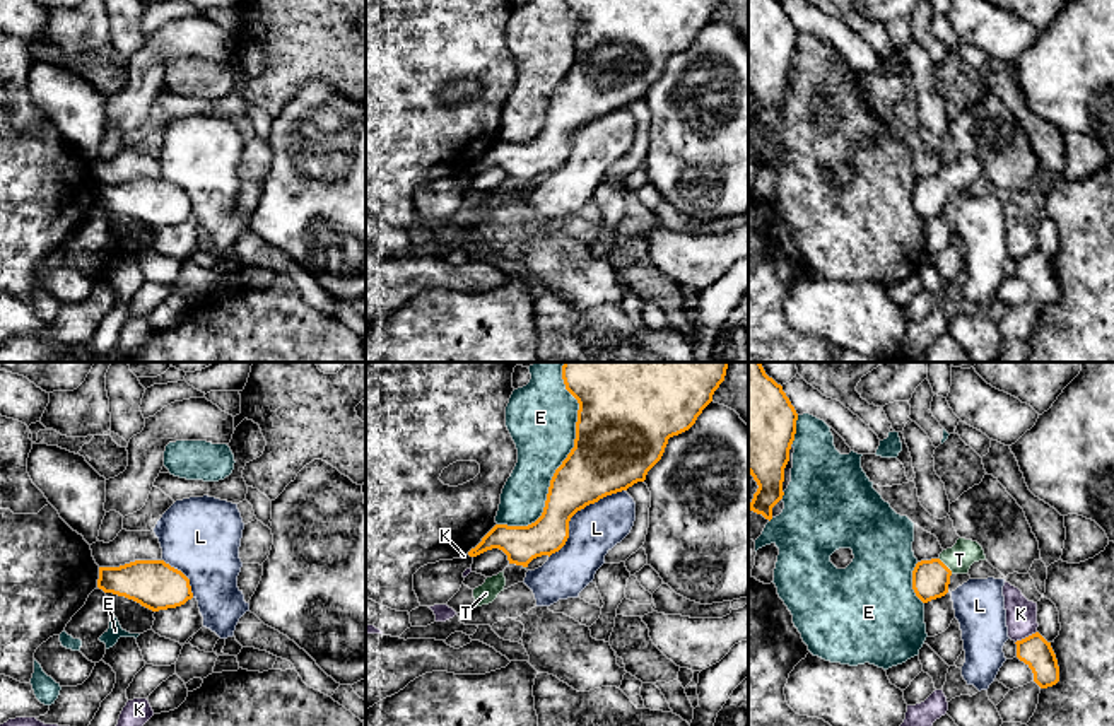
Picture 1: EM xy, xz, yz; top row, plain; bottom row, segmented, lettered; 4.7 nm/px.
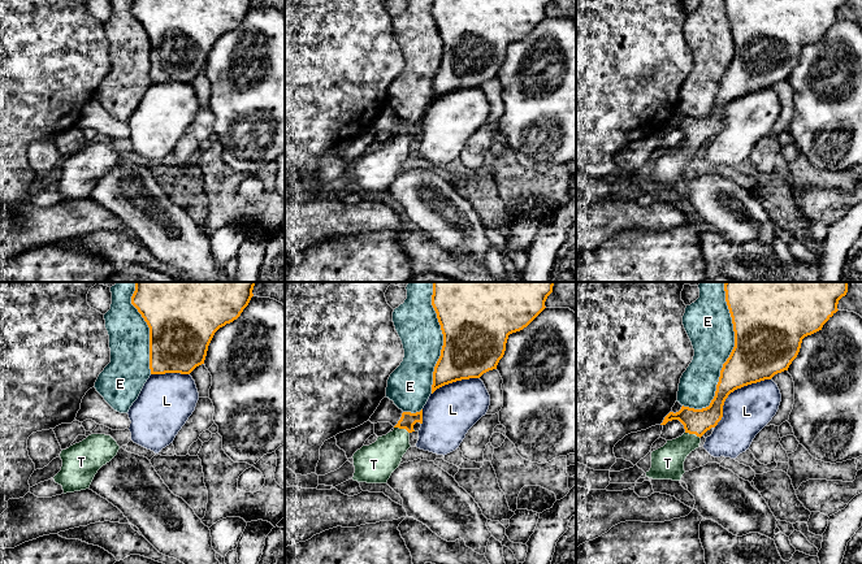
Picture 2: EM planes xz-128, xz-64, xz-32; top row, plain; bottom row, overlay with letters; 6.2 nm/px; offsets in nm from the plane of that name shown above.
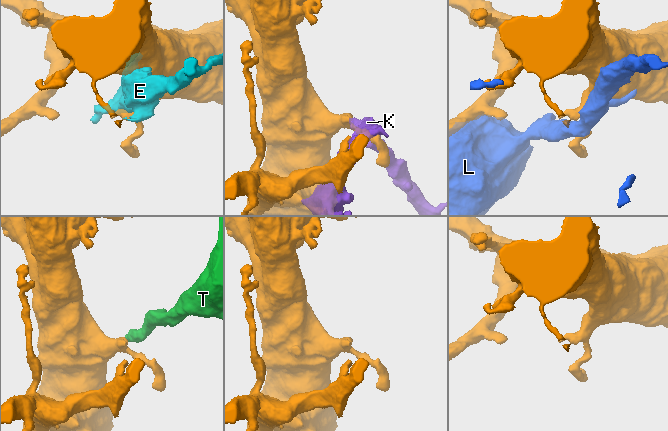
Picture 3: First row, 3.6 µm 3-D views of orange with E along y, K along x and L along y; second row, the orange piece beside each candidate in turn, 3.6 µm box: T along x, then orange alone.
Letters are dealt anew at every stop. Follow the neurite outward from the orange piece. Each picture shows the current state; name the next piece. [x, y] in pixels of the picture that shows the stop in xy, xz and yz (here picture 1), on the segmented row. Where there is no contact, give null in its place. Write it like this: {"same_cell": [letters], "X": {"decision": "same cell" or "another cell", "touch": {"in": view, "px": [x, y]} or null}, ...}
{"same_cell": ["T"], "E": {"decision": "another cell", "touch": {"in": "xz", "px": [564, 460]}}, "K": {"decision": "another cell", "touch": {"in": "yz", "px": [1026, 638]}}, "L": {"decision": "another cell", "touch": {"in": "xz", "px": [576, 511]}}, "T": {"decision": "same cell", "touch": {"in": "yz", "px": [945, 566]}}}

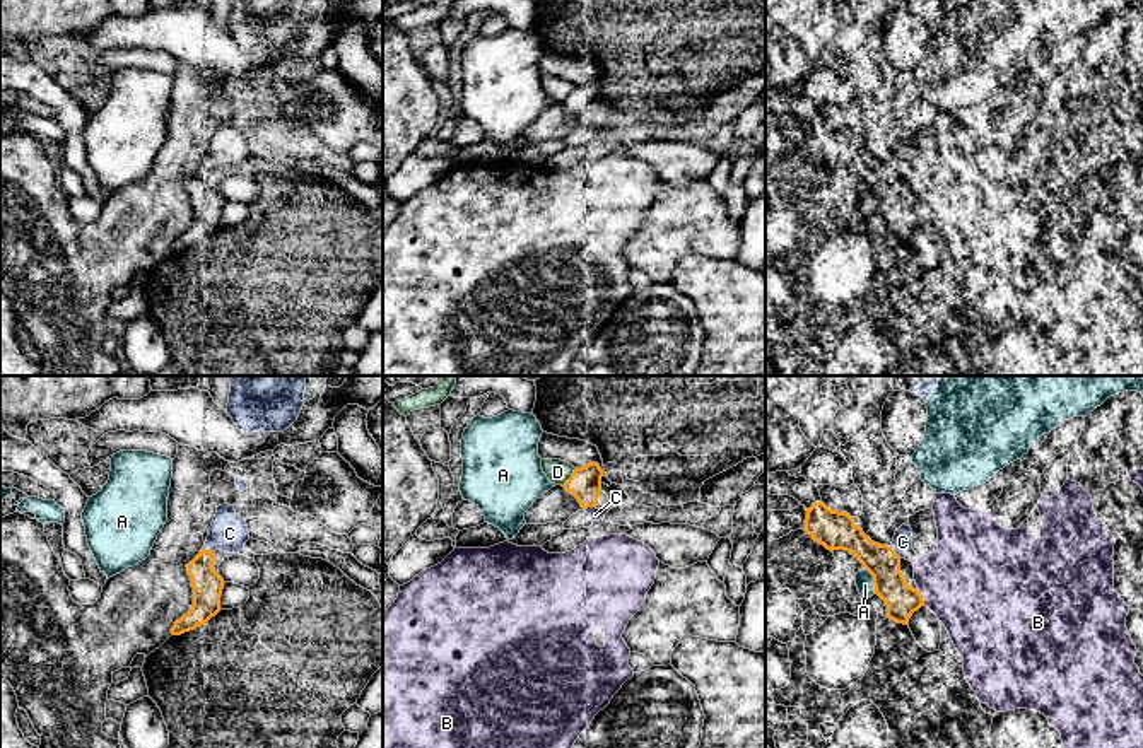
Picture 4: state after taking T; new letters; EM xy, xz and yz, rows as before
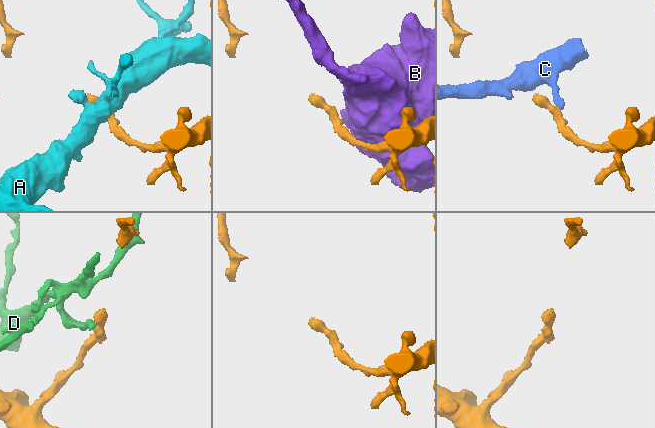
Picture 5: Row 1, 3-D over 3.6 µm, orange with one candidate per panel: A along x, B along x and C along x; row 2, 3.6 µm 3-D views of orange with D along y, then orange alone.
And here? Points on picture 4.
{"same_cell": [], "A": {"decision": "another cell", "touch": {"in": "yz", "px": [873, 579]}}, "B": {"decision": "another cell", "touch": {"in": "yz", "px": [921, 598]}}, "C": {"decision": "another cell", "touch": {"in": "yz", "px": [894, 552]}}, "D": {"decision": "another cell", "touch": {"in": "xz", "px": [571, 477]}}}

